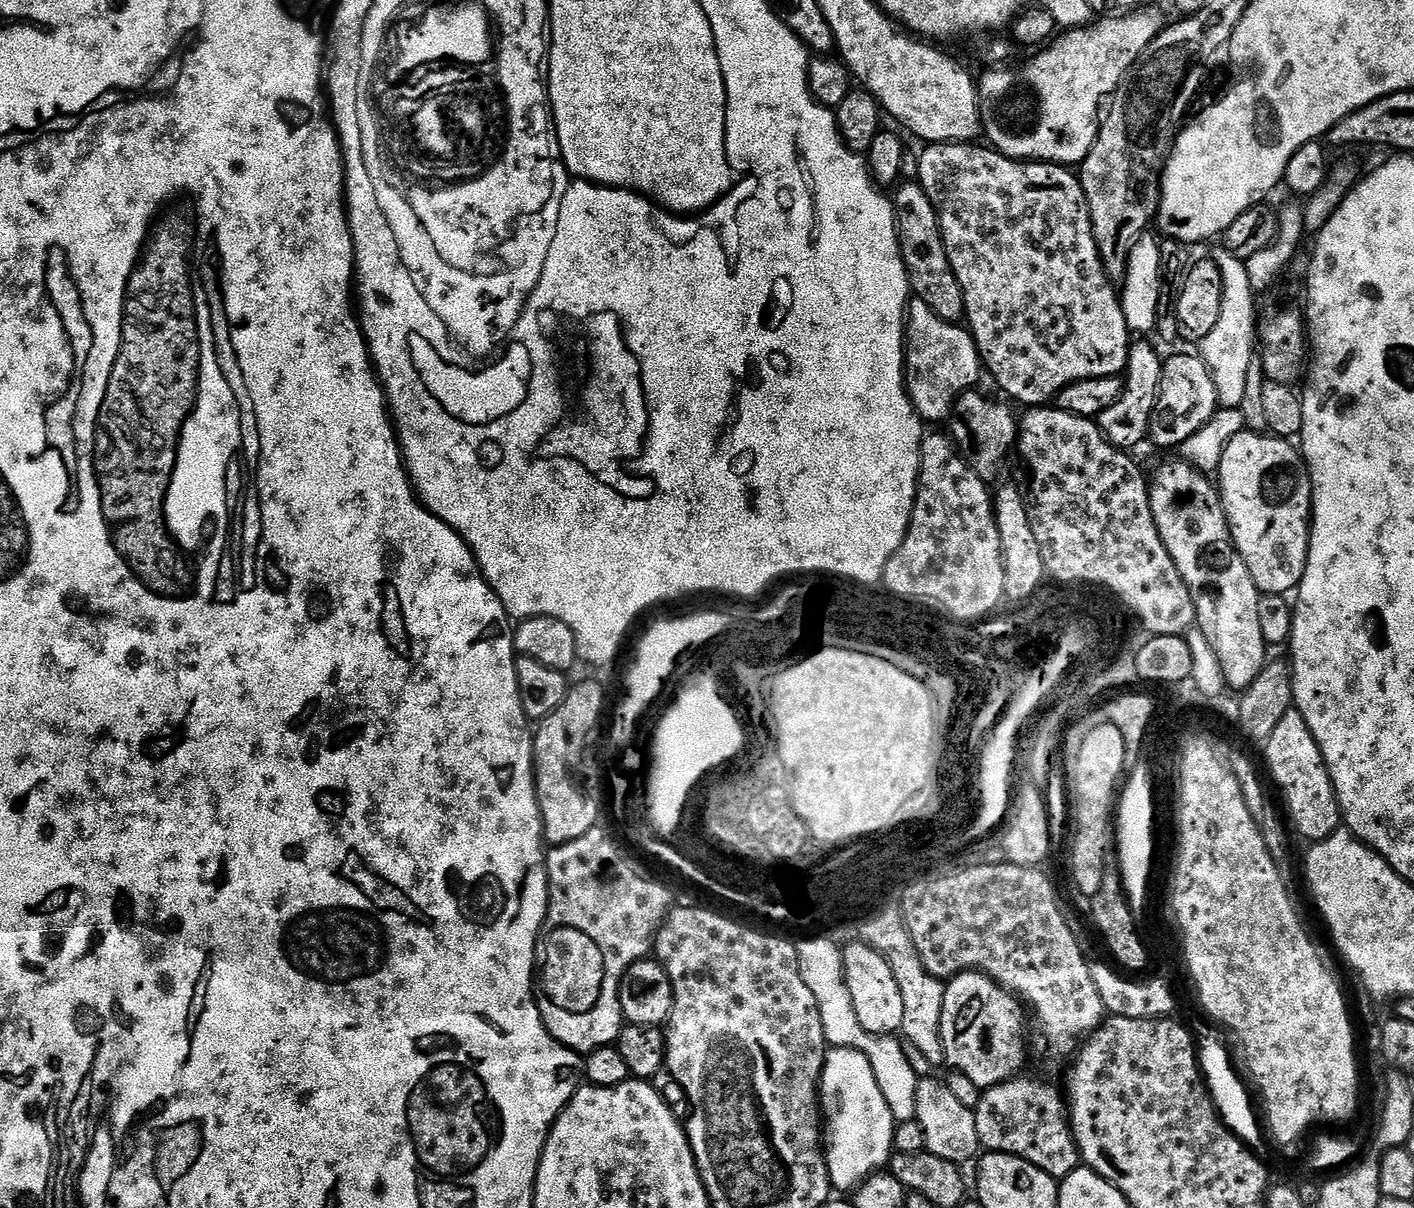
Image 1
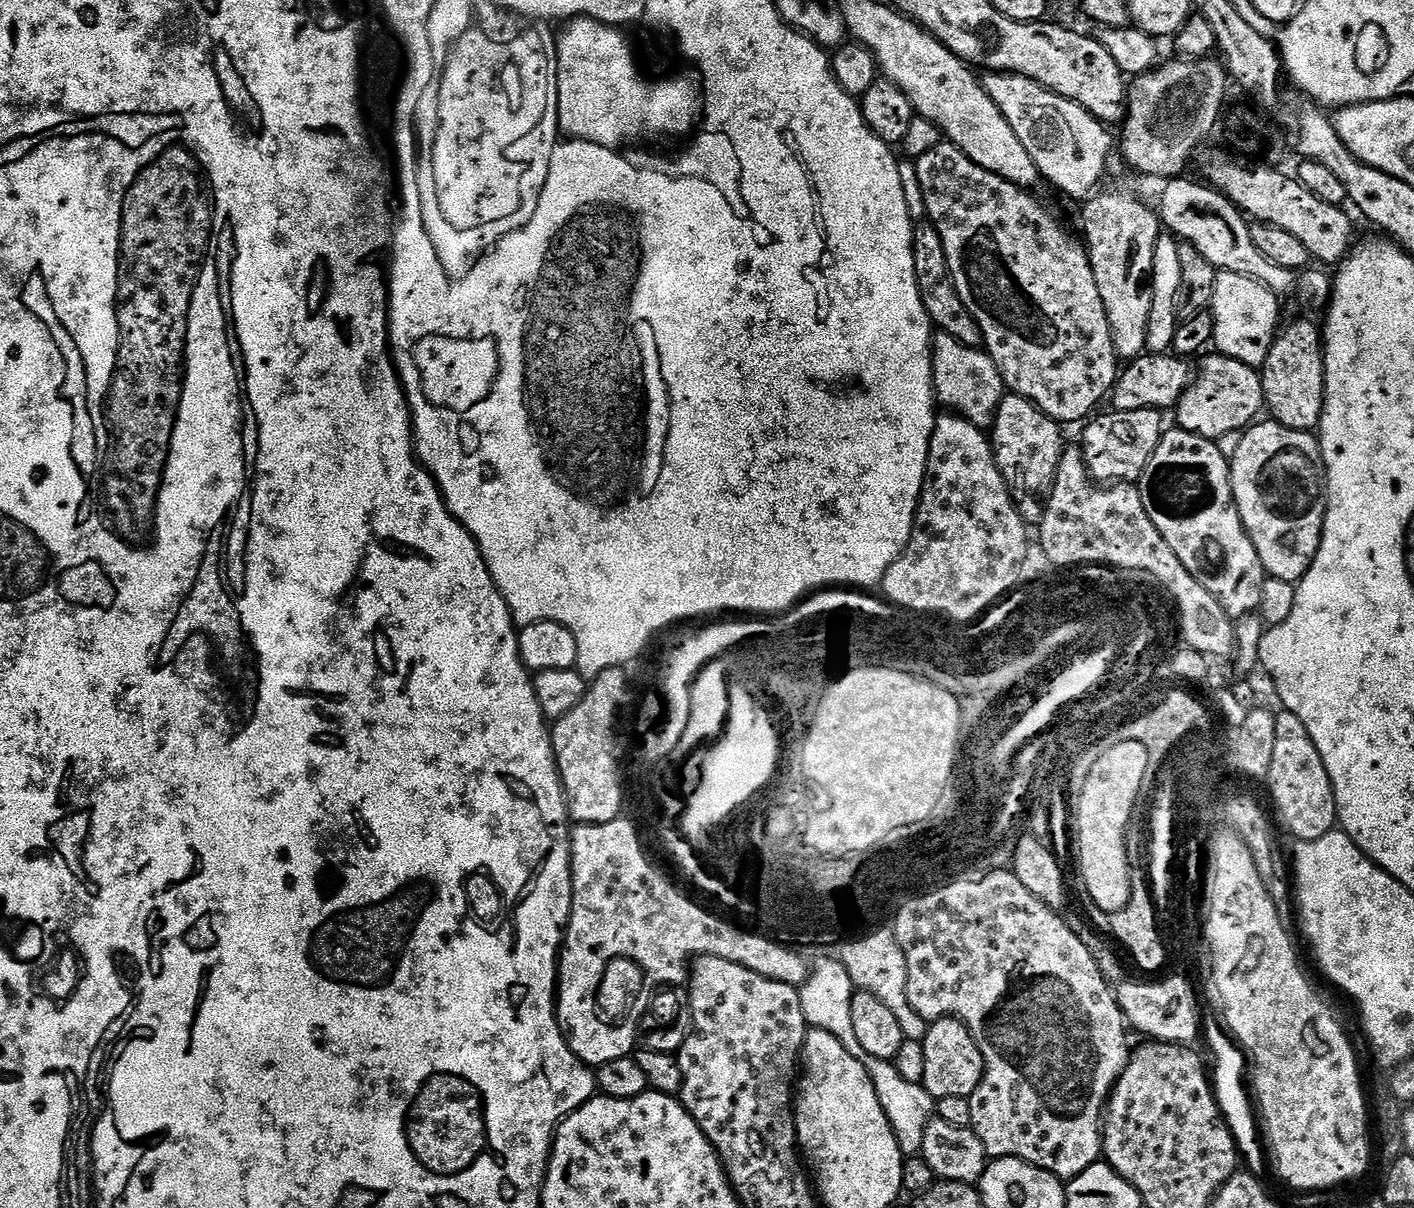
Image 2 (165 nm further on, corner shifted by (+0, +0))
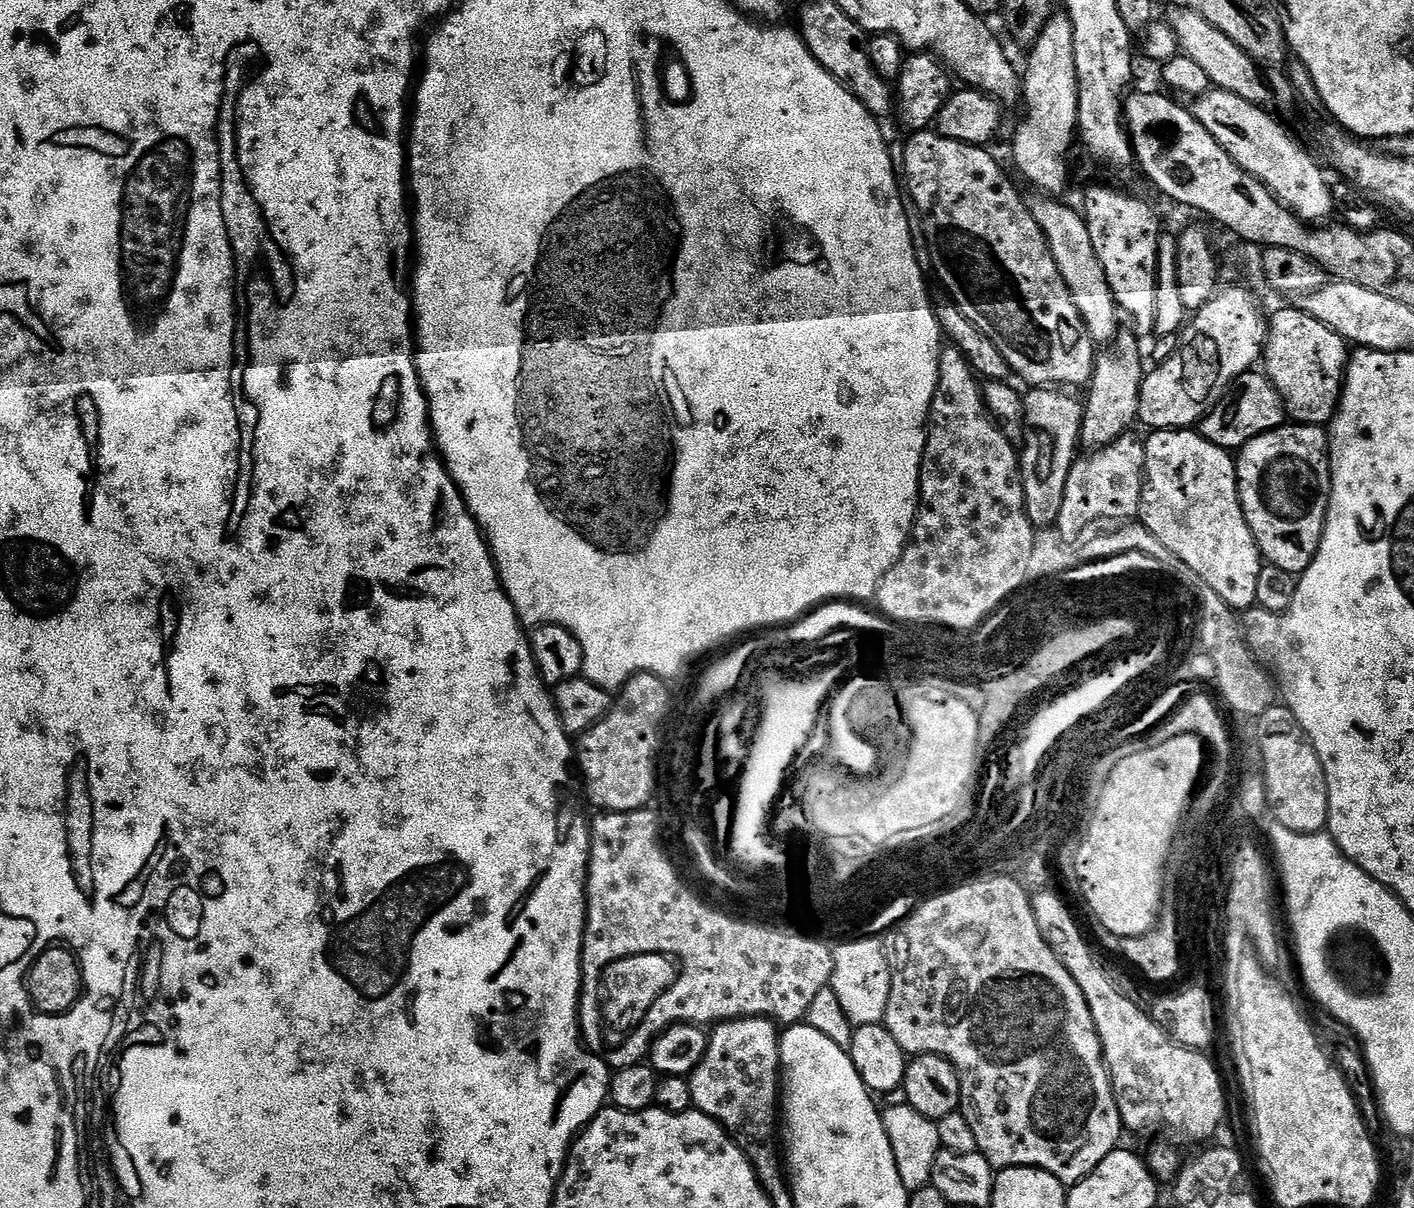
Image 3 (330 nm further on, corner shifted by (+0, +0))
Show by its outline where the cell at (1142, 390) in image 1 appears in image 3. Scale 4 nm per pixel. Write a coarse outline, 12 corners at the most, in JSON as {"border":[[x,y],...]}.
{"border":[[1144,440],[1081,455],[1056,527],[1083,537],[1140,515]]}

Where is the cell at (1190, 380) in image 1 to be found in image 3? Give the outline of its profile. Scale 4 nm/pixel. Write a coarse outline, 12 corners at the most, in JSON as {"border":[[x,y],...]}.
{"border":[[1263,371],[1240,376],[1200,421],[1214,446],[1239,450],[1281,427],[1284,403]]}

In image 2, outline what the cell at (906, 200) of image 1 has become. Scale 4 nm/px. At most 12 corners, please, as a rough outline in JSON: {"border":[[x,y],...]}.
{"border":[[915,225],[916,291],[939,331],[980,348],[984,335],[954,286],[942,234]]}

